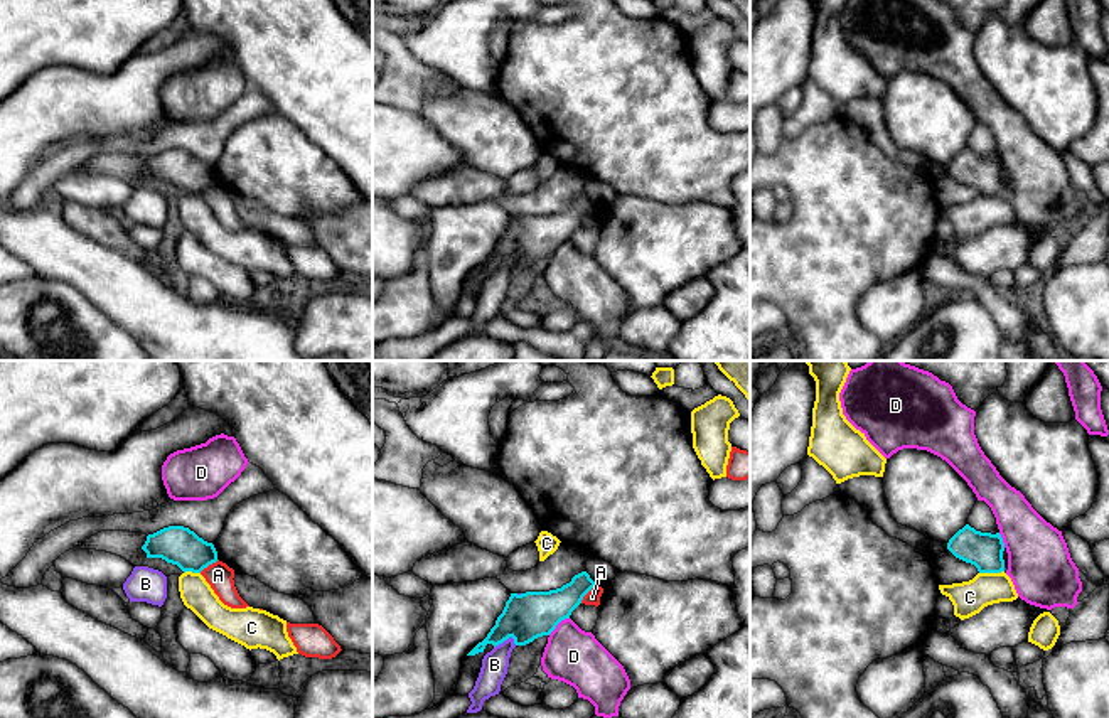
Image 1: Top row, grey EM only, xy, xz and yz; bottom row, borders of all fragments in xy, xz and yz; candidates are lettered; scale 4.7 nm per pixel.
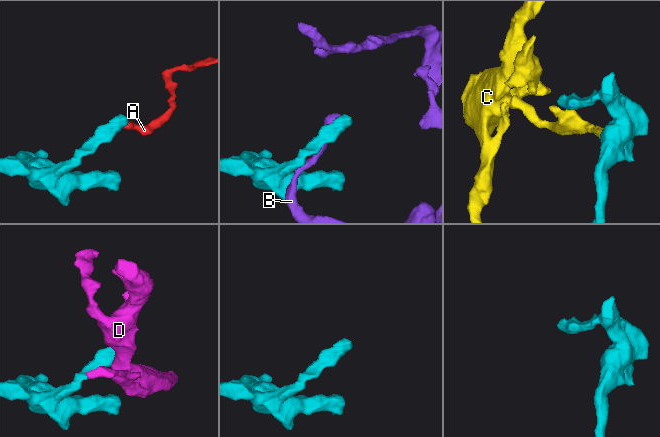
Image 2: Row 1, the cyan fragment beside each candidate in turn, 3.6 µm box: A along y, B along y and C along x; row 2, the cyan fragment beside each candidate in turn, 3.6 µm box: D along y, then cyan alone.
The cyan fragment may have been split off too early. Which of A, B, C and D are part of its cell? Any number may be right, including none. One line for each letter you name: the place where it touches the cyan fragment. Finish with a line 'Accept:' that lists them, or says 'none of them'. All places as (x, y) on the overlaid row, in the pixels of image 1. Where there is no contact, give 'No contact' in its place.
Accept: none of them

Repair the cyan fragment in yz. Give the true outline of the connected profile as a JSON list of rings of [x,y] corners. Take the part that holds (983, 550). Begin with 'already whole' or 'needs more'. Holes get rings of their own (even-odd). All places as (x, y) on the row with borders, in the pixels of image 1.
already whole; [[[966,524],[949,539],[947,549],[956,558],[974,565],[979,573],[1005,571],[1005,543],[999,533],[981,533]]]

